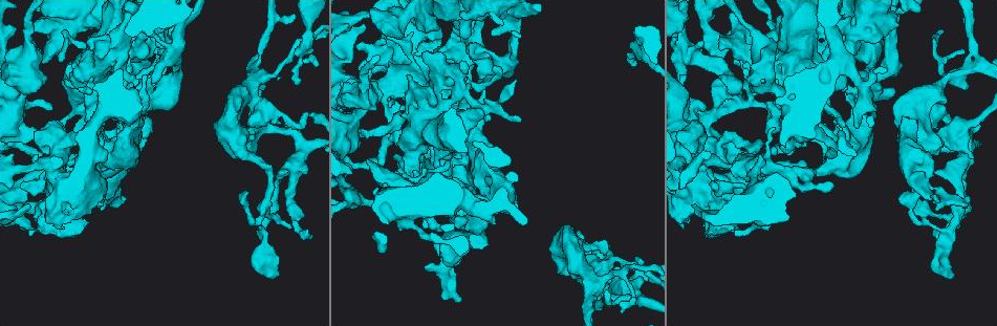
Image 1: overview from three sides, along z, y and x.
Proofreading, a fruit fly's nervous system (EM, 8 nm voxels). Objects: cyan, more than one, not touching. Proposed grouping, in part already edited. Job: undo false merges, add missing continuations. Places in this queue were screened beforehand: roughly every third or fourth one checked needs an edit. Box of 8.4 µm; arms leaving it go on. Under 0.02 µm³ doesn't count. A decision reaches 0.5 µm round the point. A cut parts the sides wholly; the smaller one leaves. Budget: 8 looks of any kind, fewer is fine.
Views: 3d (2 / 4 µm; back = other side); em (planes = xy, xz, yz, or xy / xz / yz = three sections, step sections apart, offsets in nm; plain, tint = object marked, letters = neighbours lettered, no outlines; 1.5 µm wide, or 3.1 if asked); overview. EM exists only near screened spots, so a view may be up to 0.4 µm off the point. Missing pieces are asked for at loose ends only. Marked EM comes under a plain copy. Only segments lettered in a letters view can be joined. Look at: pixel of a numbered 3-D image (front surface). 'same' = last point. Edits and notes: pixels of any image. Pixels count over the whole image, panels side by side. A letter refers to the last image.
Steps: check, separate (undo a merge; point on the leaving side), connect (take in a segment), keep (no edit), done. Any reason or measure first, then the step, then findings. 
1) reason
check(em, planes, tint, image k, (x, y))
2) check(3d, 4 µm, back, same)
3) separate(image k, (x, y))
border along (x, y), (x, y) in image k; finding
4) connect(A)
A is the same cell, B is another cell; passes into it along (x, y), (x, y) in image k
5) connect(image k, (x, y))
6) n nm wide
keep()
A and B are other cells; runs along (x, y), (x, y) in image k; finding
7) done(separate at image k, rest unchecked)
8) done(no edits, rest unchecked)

free end
check(3d, 4 µm, image 1, (636, 63))

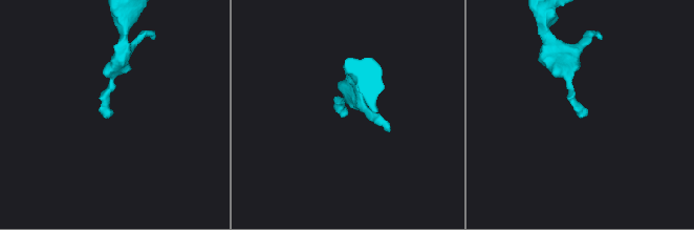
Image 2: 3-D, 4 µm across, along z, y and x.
check(em, yz, step 4, letters, image 2, (583, 114))

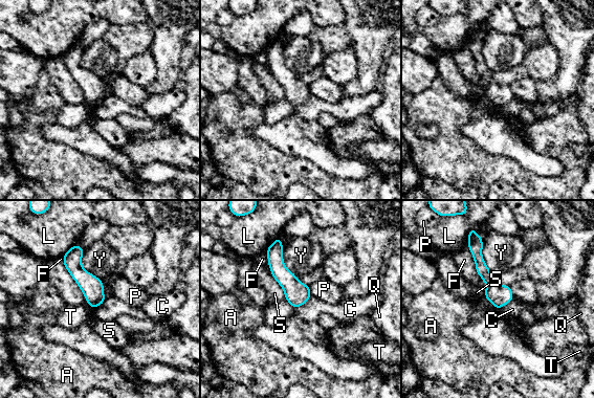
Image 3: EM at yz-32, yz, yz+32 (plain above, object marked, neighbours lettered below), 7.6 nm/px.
170 nm wide
keep()
A, C, F, L, P, Q, S, T and Y are other cells; border along (311, 295), (293, 309) in image 3; none of them fits

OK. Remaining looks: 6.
branch point
check(em, xy, step 8, tint, image 1, (388, 122))

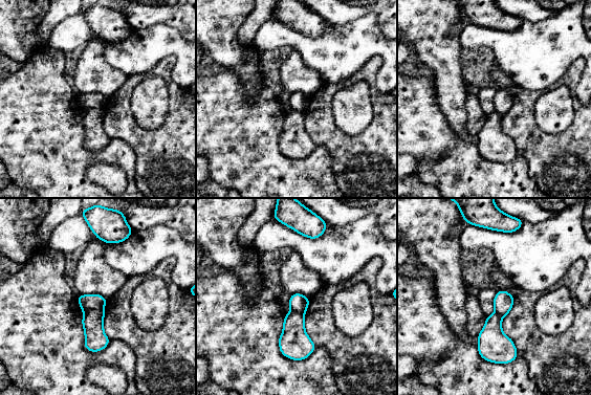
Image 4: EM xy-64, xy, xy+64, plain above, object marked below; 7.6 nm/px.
check(em, planes, letters, same)

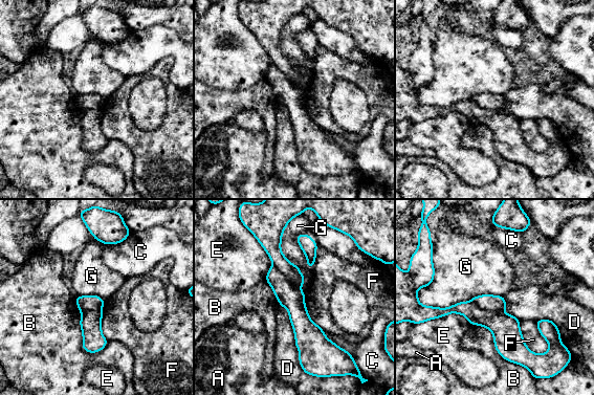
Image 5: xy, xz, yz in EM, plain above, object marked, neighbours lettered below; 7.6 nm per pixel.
separate(image 5, (490, 303))
A, B, C, D, E, F and G are other cells; border along (470, 301), (487, 310), (503, 311) in image 5; two cells meet here

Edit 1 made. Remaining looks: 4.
see it whole again
check(overview)

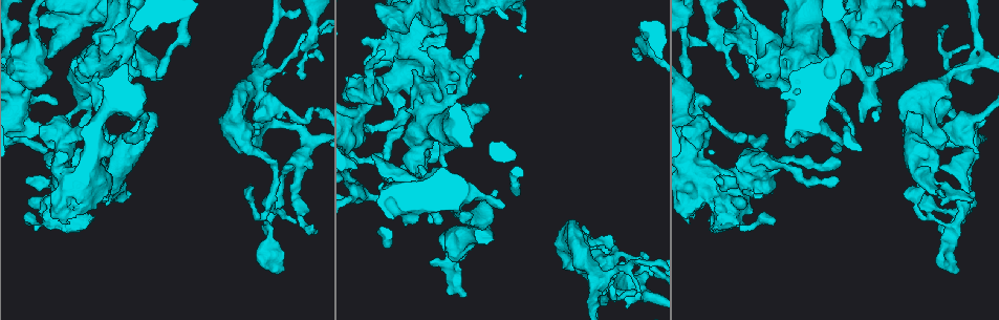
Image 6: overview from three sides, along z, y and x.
abrupt turn
check(3d, 4 µm, image 6, (601, 244))

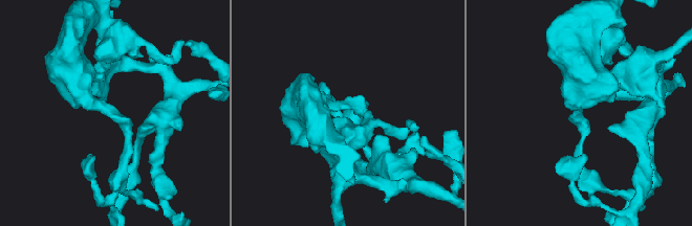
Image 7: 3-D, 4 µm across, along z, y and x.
check(em, xz, step 4, tint, image 7, (116, 114))

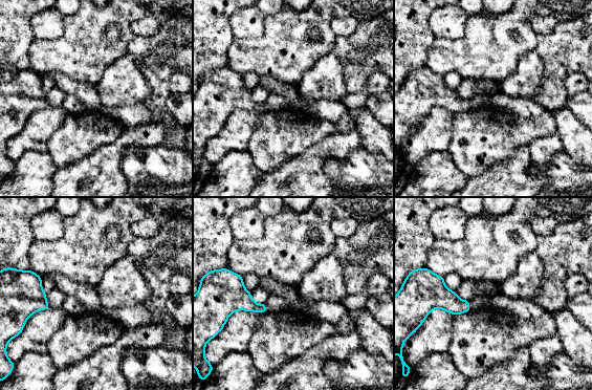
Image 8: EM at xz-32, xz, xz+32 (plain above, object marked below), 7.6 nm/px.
check(em, xz, step 4, letters, same)

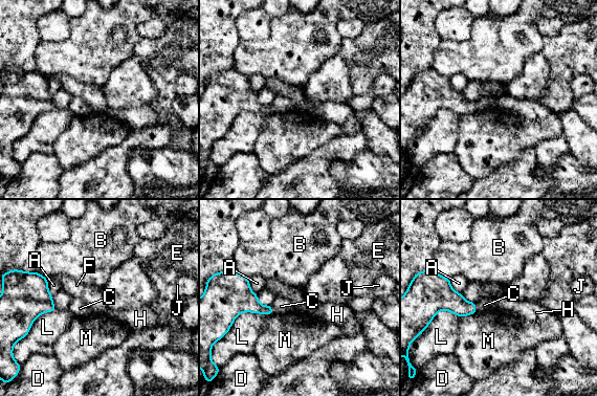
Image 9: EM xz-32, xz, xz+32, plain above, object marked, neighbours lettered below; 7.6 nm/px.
keep()
A, B, C, D, E, F, H, J, L and M are other cells; one cell here

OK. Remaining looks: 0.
done(separate at image 5, rest unchecked)

